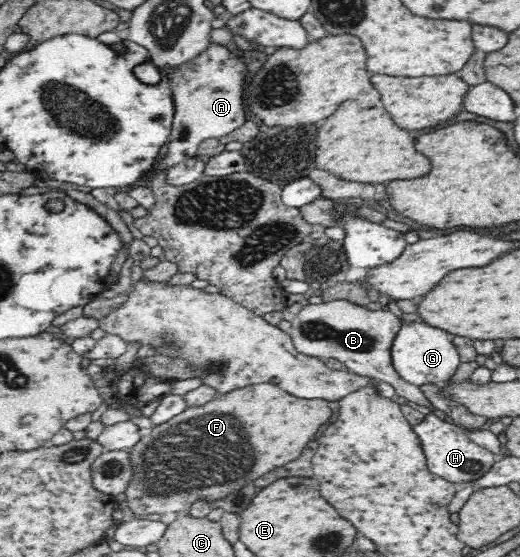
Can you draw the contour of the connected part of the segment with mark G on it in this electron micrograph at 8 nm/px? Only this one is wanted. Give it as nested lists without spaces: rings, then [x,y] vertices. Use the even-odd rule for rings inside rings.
[[[402,323],[402,328],[400,328],[391,348],[391,359],[397,374],[406,382],[415,384],[417,387],[450,381],[461,363],[459,352],[453,343],[454,338],[454,335],[438,328],[431,328],[426,324]]]

